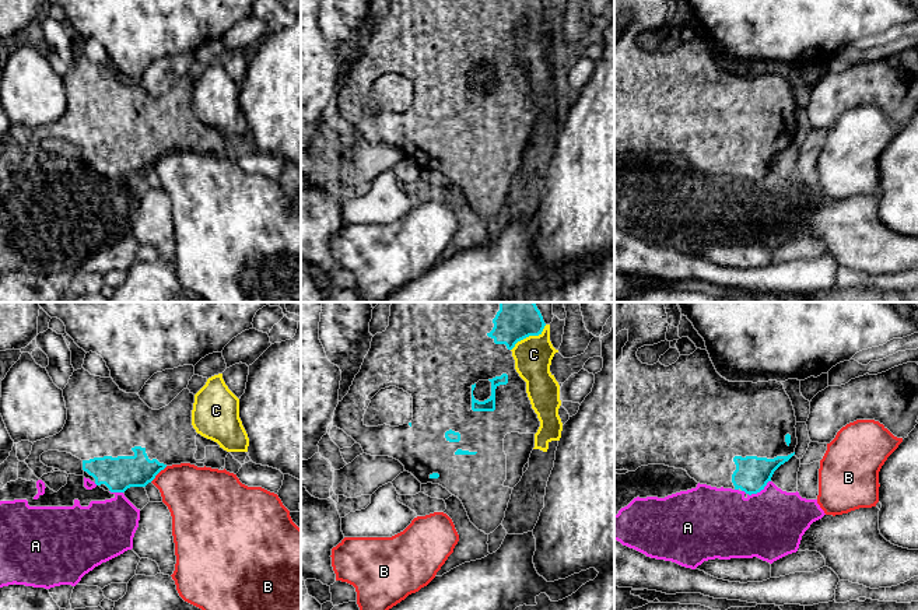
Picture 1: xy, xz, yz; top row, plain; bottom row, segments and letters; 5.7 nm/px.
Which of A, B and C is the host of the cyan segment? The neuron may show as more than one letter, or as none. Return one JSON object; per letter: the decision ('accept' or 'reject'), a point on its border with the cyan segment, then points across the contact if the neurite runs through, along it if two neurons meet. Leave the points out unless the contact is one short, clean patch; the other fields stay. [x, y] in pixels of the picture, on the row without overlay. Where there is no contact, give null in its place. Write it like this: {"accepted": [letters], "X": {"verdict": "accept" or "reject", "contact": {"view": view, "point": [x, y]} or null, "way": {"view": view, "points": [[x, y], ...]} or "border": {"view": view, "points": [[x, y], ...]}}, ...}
{"accepted": [], "A": {"verdict": "reject", "contact": {"view": "yz", "point": [756, 179]}, "border": {"view": "yz", "points": [[770, 167], [756, 179], [747, 181], [742, 178]]}}, "B": {"verdict": "reject", "contact": {"view": "xy", "point": [158, 158]}, "border": {"view": "xy", "points": [[167, 153], [150, 168]]}}, "C": {"verdict": "reject", "contact": {"view": "xz", "point": [528, 23]}, "border": {"view": "xz", "points": [[546, 11], [538, 21], [521, 25], [511, 37]]}}}

